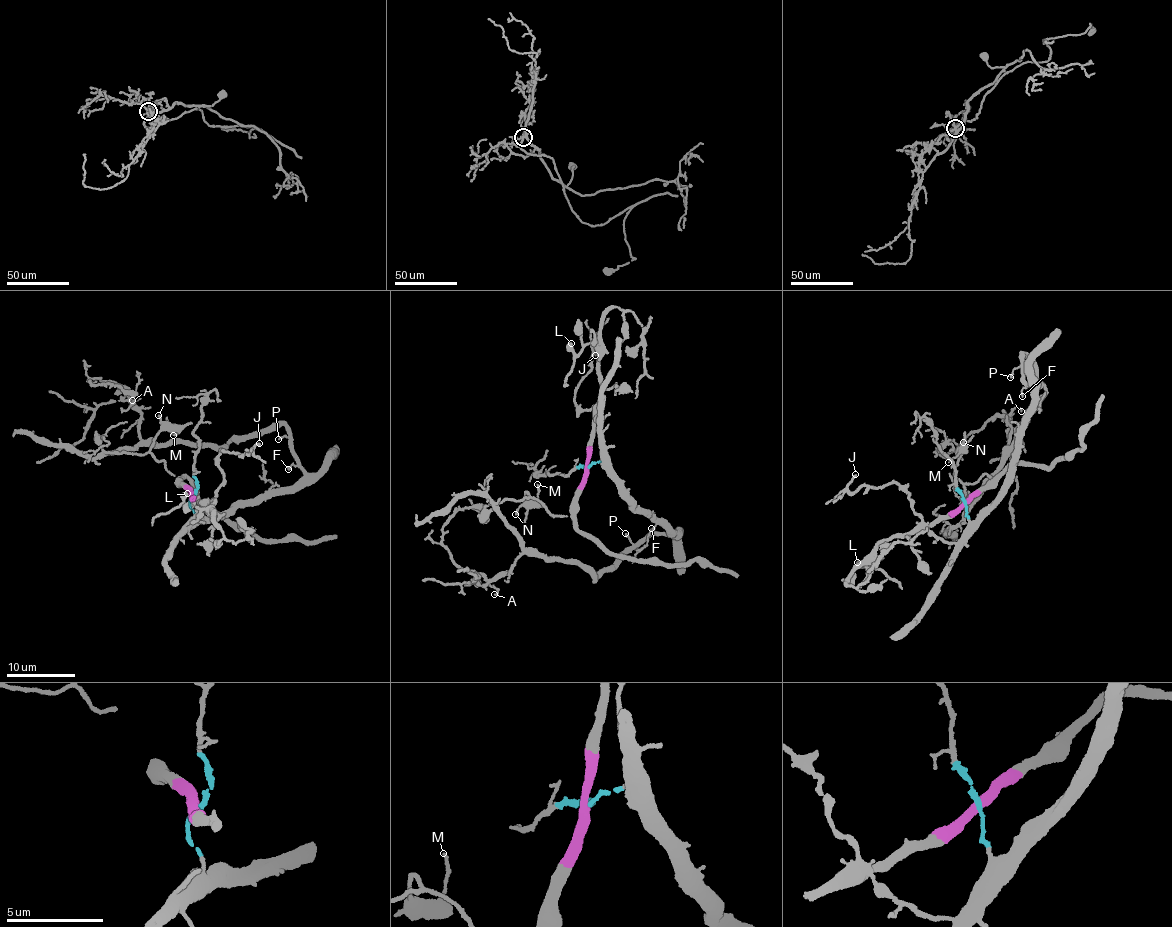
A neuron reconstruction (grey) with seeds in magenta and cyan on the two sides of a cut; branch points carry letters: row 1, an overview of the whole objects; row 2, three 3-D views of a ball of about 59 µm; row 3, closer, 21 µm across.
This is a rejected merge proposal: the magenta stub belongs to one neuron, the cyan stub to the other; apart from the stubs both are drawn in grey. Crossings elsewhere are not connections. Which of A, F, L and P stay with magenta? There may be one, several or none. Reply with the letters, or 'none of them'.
L

